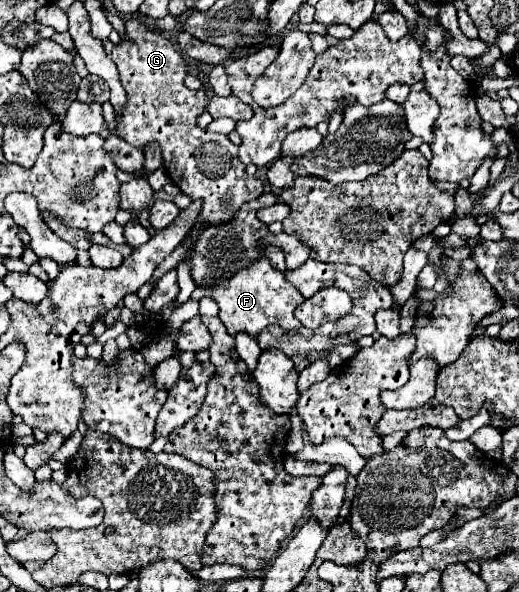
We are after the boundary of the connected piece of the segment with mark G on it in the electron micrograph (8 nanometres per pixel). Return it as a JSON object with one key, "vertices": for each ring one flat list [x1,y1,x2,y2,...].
{"vertices":[[136,18,126,22,126,34,128,40,122,40,120,44,104,40,104,48,114,60,128,96,120,118,116,118,114,130,134,148,144,148,148,142,156,140,162,146,162,168,170,182,190,196,190,200,202,200,200,216,184,238,186,242,196,242,204,228,232,222,242,204,262,196,264,184,246,174,246,166,240,164,238,158,238,146,234,146,226,134,208,132,196,126,198,114,206,108,206,96,204,90,188,90,184,86,188,62,176,46,164,38,164,34,146,28]]}

